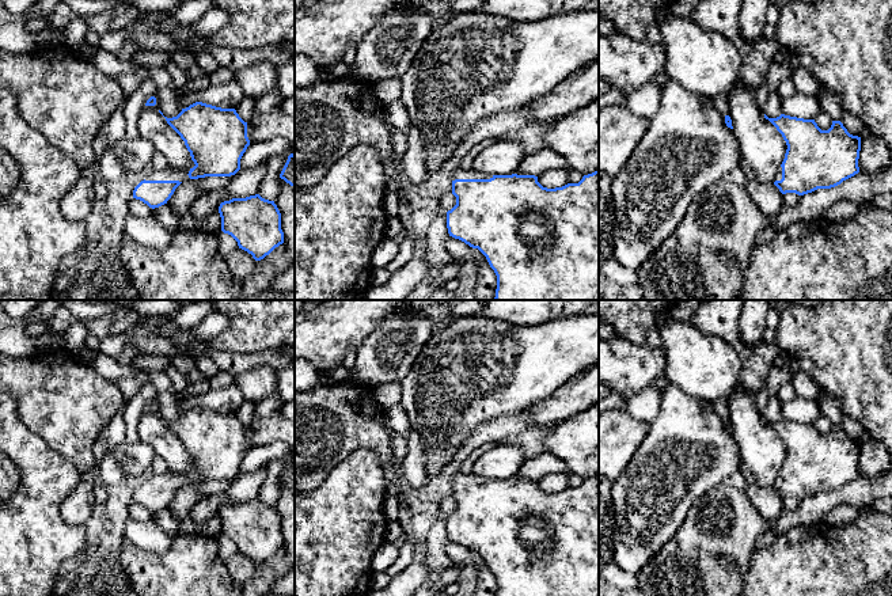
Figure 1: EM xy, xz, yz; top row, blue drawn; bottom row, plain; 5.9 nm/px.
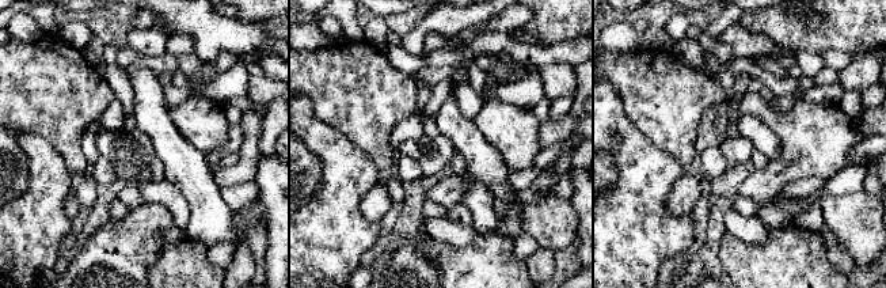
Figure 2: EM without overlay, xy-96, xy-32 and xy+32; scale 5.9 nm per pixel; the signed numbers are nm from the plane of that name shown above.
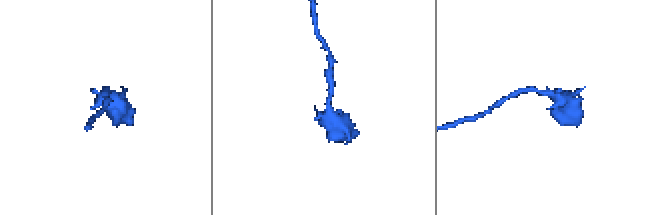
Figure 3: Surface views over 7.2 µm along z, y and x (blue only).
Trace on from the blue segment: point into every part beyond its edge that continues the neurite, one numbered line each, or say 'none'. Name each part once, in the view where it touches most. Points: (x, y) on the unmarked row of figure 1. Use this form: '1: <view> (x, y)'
1: xz (459, 477)

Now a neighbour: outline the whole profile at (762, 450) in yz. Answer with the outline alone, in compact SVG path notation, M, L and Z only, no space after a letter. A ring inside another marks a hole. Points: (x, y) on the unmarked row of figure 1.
M737 384L728 398L729 421L744 464L760 487L773 487L787 453L777 432L764 422L752 390Z

